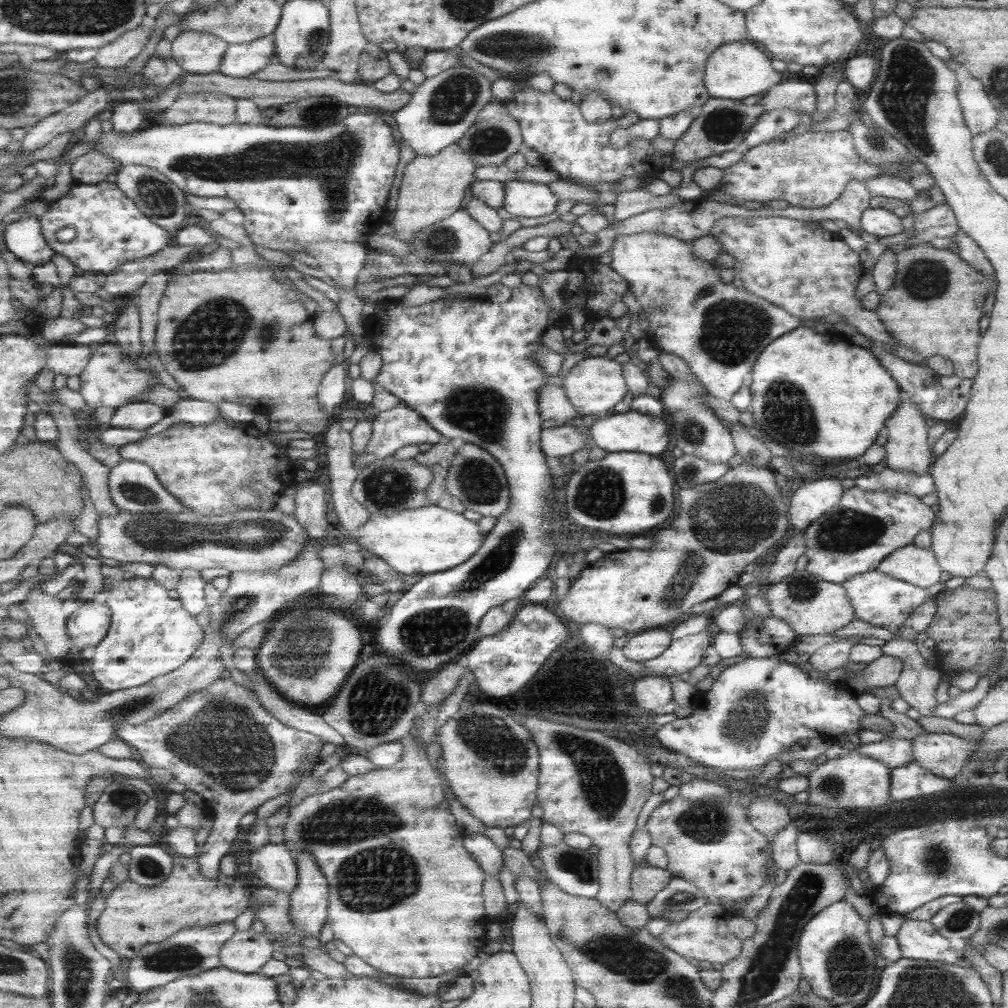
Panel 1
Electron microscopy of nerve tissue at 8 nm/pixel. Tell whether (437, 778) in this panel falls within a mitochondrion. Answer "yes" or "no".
no

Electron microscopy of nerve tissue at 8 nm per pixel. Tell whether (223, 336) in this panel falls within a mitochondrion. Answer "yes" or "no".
yes

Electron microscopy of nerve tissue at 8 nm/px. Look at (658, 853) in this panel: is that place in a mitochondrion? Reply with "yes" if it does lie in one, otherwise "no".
no

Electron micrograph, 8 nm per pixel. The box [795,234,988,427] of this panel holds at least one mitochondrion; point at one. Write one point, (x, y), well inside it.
(922, 279)

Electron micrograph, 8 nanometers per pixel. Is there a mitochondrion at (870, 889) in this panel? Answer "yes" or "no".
no

